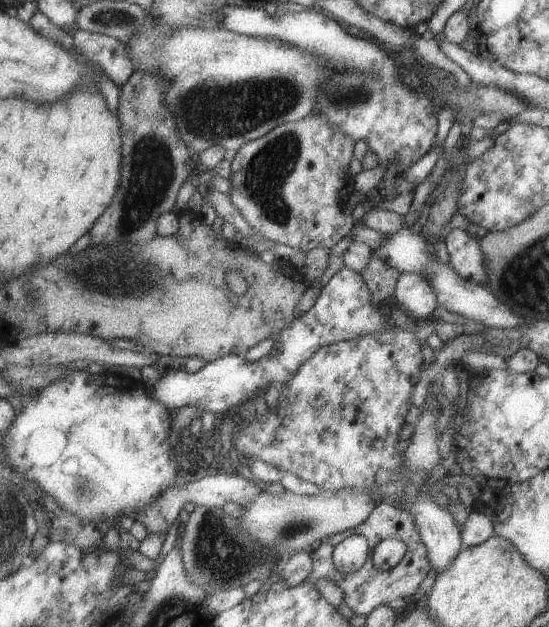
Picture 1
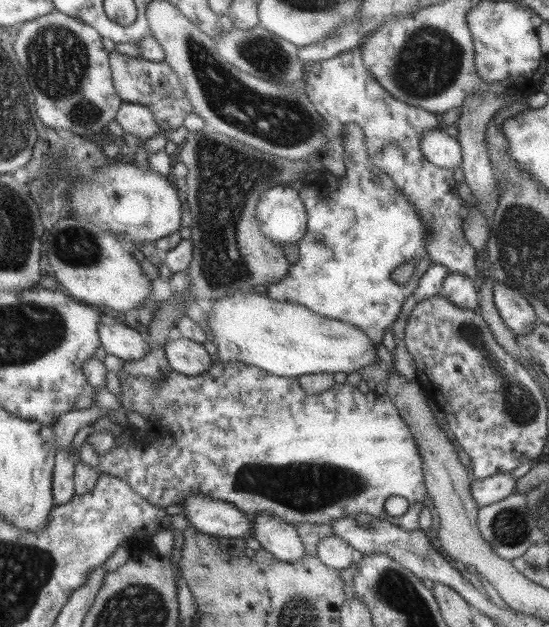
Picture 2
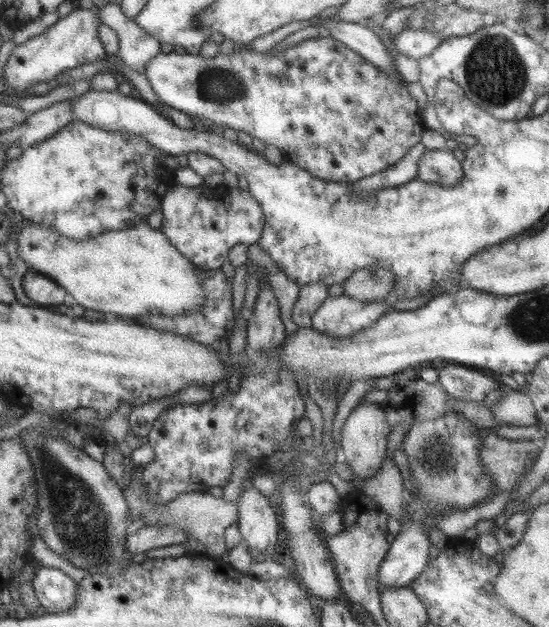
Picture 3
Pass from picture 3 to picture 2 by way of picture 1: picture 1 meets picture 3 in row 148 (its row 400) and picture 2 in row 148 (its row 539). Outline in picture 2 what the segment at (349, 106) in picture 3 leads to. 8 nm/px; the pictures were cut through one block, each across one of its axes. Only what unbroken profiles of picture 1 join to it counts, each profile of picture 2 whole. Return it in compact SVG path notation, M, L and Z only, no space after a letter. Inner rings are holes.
M434 127L422 133L420 146L424 157L435 166L454 171L462 165L462 146L456 134Z

